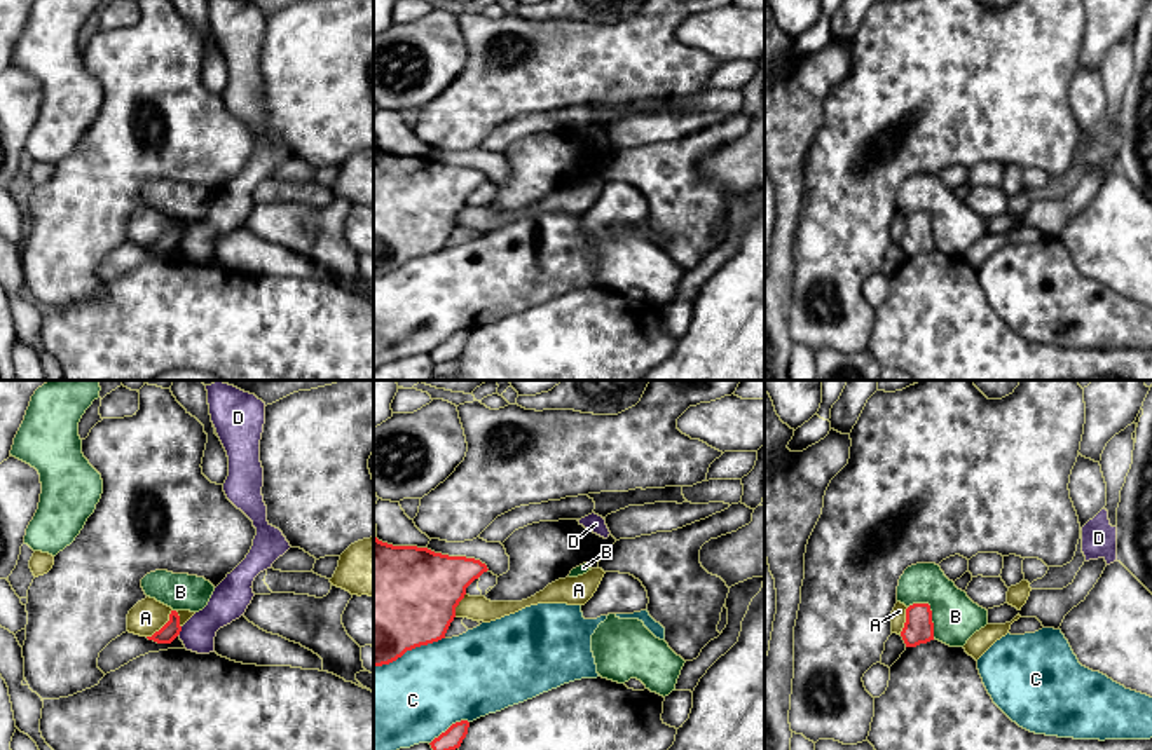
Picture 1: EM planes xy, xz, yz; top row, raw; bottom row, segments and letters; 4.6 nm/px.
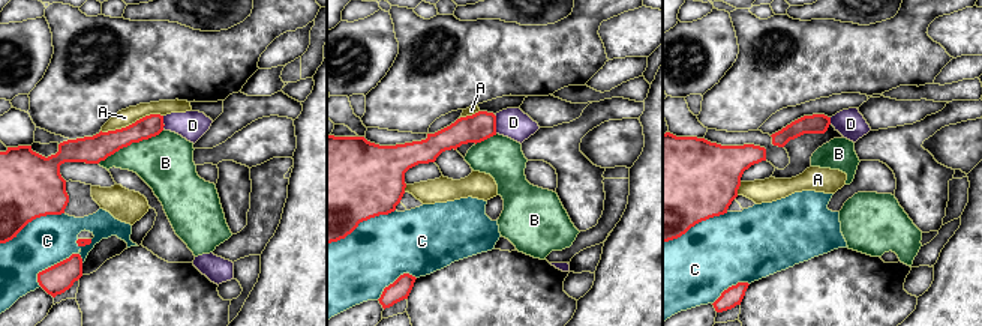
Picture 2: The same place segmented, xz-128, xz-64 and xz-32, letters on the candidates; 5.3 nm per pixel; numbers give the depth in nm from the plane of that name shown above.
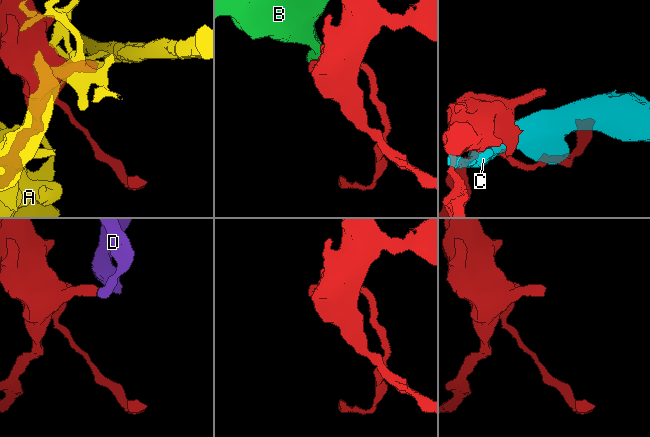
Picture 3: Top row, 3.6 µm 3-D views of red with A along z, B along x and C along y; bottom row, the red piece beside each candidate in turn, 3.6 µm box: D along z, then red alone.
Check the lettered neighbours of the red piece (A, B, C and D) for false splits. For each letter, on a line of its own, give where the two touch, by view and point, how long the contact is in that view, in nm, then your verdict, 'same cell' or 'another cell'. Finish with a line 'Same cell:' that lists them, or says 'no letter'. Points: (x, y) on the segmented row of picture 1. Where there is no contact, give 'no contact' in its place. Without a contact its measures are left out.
A: contact xy (164, 625); length 180 nm; another cell
B: contact yz (931, 613); length 200 nm; another cell
C: contact xz (409, 649); length 360 nm; another cell
D: contact xy (180, 630); length 50 nm; another cell
Same cell: no letter

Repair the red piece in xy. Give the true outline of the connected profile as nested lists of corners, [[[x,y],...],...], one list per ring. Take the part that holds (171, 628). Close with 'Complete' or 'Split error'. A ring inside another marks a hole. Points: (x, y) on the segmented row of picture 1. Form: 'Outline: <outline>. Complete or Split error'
Outline: [[[171,610],[169,621],[159,631],[147,638],[157,644],[171,644],[180,635],[180,631],[180,616],[176,610]]]. Complete

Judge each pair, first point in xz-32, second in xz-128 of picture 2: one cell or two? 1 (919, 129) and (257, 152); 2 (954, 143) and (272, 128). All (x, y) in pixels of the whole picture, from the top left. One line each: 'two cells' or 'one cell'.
1: two cells
2: one cell

